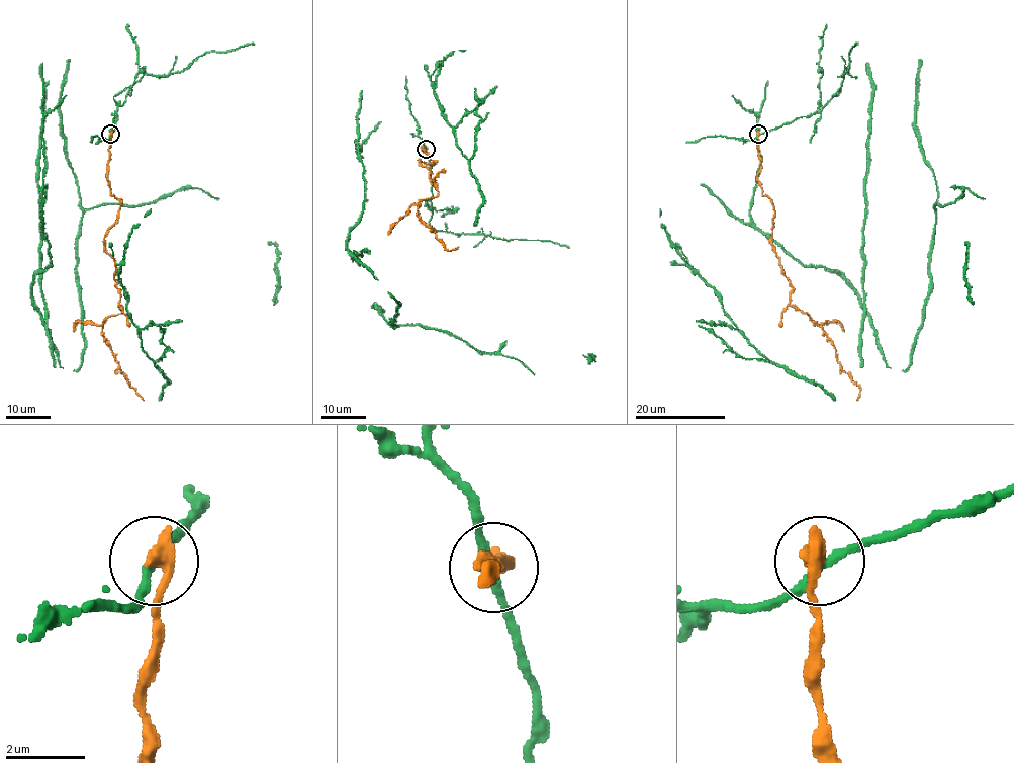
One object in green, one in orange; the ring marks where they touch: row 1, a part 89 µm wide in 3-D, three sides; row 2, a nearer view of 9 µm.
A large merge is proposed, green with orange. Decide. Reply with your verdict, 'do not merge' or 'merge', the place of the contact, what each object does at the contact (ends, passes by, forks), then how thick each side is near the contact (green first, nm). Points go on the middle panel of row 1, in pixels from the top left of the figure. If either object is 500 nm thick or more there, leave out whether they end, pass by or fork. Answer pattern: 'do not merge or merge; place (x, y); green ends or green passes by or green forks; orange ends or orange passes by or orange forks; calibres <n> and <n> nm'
do not merge; place (426, 149); green passes by; orange ends; calibres 200 and 480 nm

